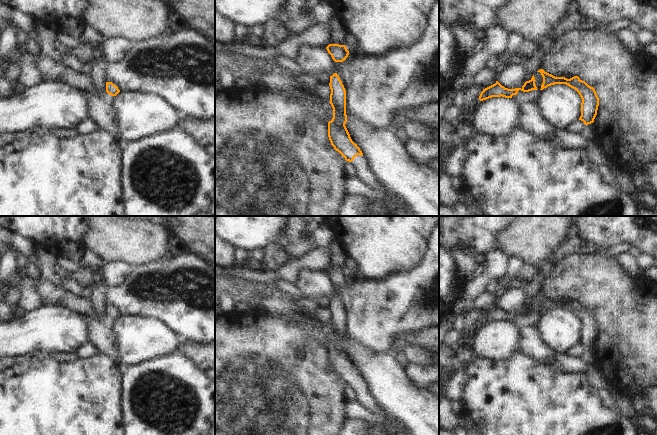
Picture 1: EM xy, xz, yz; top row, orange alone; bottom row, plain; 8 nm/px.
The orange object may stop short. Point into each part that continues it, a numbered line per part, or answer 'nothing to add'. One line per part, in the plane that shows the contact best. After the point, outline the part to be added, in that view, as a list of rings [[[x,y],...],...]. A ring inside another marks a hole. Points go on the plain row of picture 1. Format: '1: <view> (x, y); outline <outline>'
1: xz (363, 396); outline [[[357,379],[351,386],[356,392],[356,401],[366,407],[374,417],[374,425],[381,430],[382,435],[388,435],[385,429],[389,427],[386,421],[386,416],[389,413],[381,406],[378,405],[374,397],[368,391],[365,381]]]

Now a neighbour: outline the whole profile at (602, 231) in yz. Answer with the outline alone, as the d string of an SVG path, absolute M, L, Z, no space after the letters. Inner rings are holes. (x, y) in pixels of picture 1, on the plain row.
M573 216L572 233L597 247L629 243L657 262L657 216Z

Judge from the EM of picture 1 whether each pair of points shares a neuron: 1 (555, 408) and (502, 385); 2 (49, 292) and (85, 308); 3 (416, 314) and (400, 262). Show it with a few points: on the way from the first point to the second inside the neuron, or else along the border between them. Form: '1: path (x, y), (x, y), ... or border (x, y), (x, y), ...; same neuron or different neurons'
1: path (542, 408), (528, 408), (515, 395); same neuron
2: path (58, 297), (76, 304); same neuron
3: border (422, 257), (410, 270), (394, 272), (381, 279); different neurons

